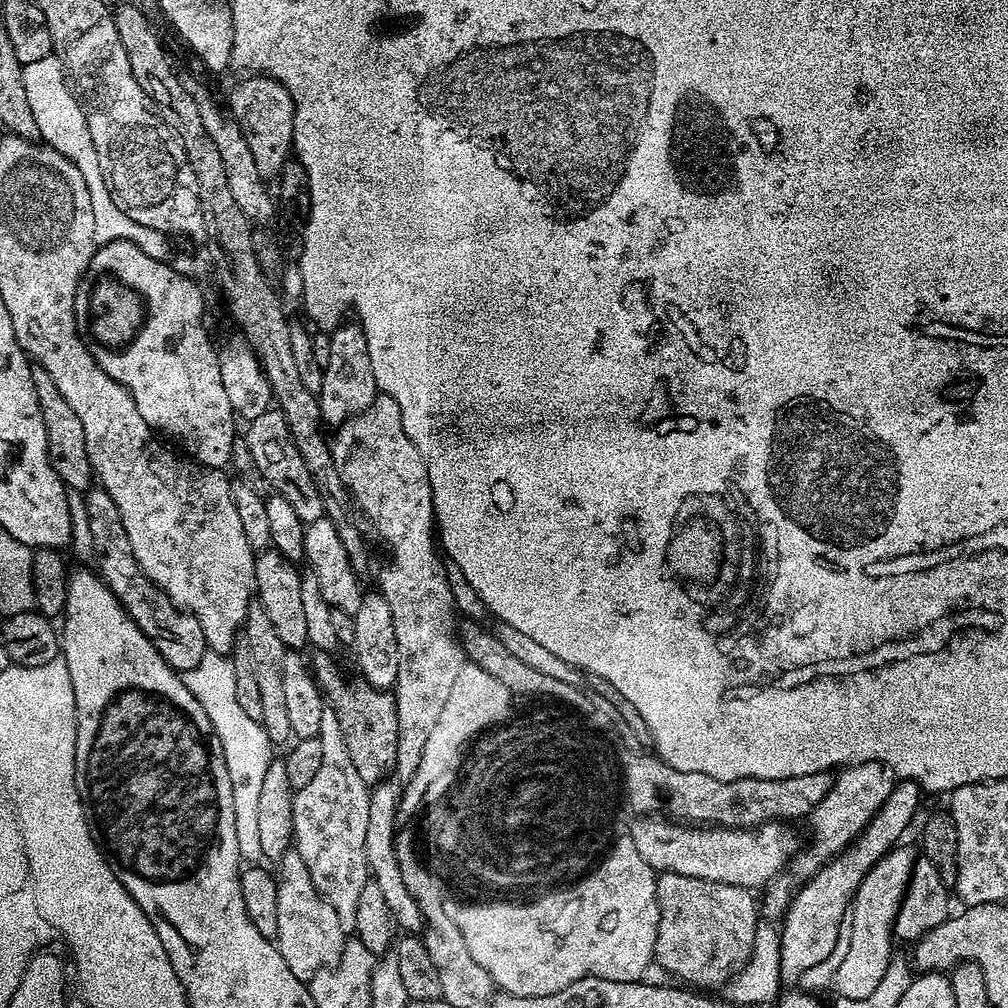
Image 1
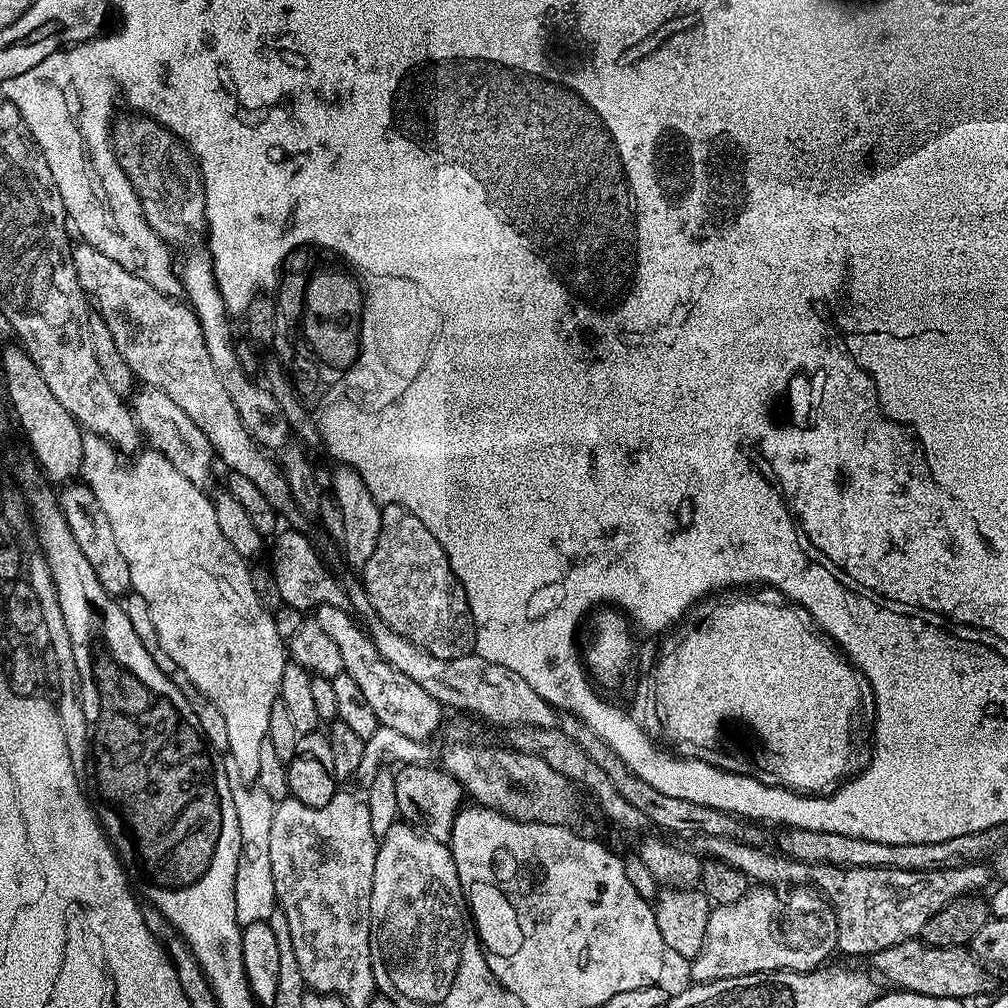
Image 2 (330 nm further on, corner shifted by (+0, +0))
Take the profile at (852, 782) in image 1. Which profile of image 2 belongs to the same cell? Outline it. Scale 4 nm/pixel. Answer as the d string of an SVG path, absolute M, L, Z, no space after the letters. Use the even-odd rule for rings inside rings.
M749 887L740 901L732 905L715 905L709 911L706 934L700 953L691 957L691 979L696 982L738 978L759 972L815 972L836 947L836 912L815 887L792 888L788 896L779 896L772 888Z

